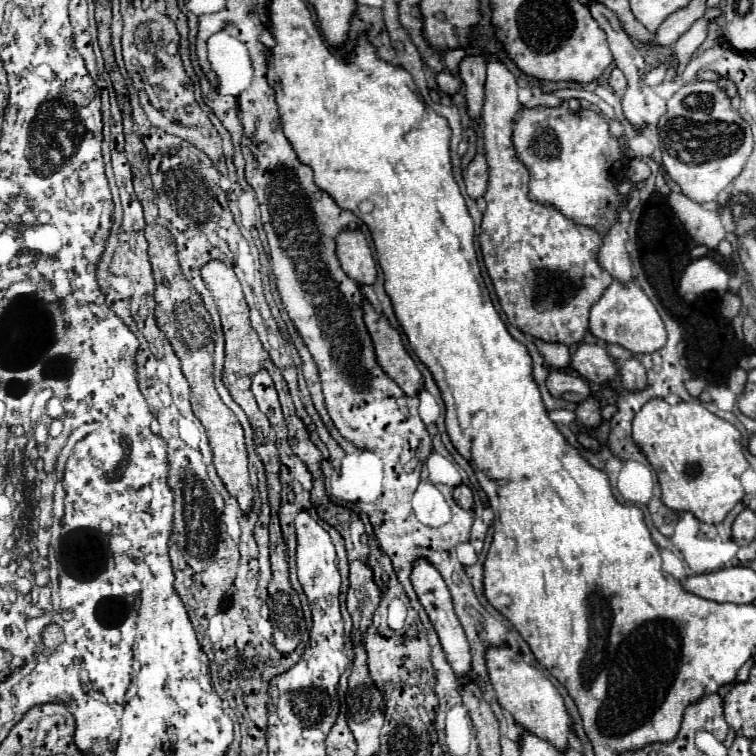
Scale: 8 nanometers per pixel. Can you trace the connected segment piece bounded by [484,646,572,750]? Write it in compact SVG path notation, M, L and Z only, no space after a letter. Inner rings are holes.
M490 646L486 648L486 666L488 666L488 676L490 684L494 686L498 704L512 714L512 718L526 728L528 732L552 742L558 750L564 750L568 742L568 732L570 728L570 716L566 712L564 700L554 688L554 684L534 666L526 664L522 656L508 646Z

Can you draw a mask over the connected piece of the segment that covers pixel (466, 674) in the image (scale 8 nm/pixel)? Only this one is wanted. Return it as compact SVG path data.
M422 558L414 560L410 580L412 580L412 586L414 586L416 594L418 594L418 600L422 602L422 606L424 606L424 610L426 610L426 614L428 614L434 630L436 630L436 634L440 636L440 644L442 644L442 648L446 652L446 658L448 658L452 670L456 672L458 680L464 684L466 680L470 680L470 646L468 646L464 630L462 630L462 626L460 626L460 622L458 622L456 614L454 614L454 606L452 606L452 598L450 598L450 590L446 588L446 582L442 580L440 572L428 560L422 560Z

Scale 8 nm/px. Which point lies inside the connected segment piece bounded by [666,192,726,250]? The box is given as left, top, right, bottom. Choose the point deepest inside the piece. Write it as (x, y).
(703, 224)

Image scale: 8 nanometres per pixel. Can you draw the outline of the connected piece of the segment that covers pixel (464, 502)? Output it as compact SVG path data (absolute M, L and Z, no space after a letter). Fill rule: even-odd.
M460 484L460 486L454 488L454 500L464 510L470 510L472 508L472 502L474 502L472 500L472 492L470 492L470 488L466 484Z

